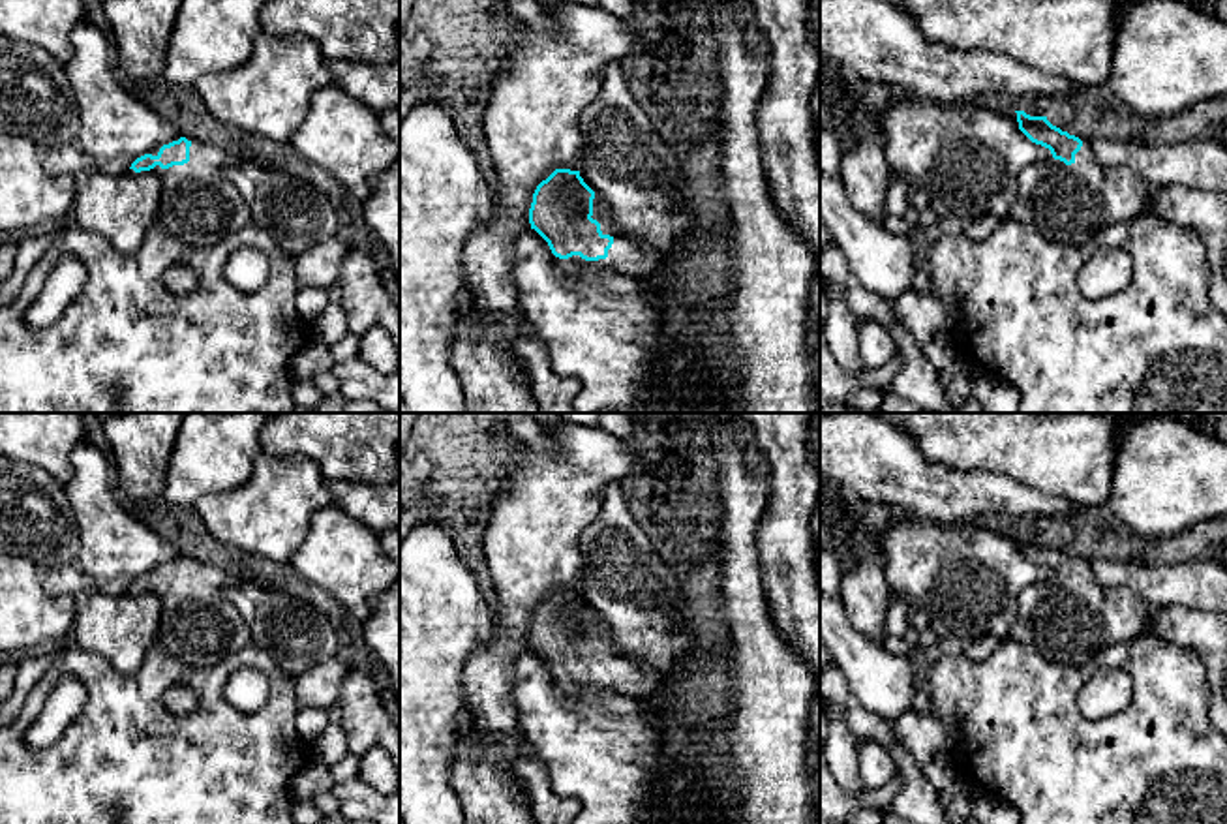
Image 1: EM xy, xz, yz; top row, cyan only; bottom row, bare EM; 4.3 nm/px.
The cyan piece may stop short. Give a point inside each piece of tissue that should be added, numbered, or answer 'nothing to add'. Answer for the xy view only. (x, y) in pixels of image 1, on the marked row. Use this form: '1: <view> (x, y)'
1: xy (199, 203)

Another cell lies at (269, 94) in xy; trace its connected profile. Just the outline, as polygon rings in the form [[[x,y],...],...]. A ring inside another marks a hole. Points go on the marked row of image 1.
[[[261,32],[242,66],[204,75],[191,88],[220,122],[289,143],[310,113],[311,94],[326,84],[332,73],[313,39]]]

